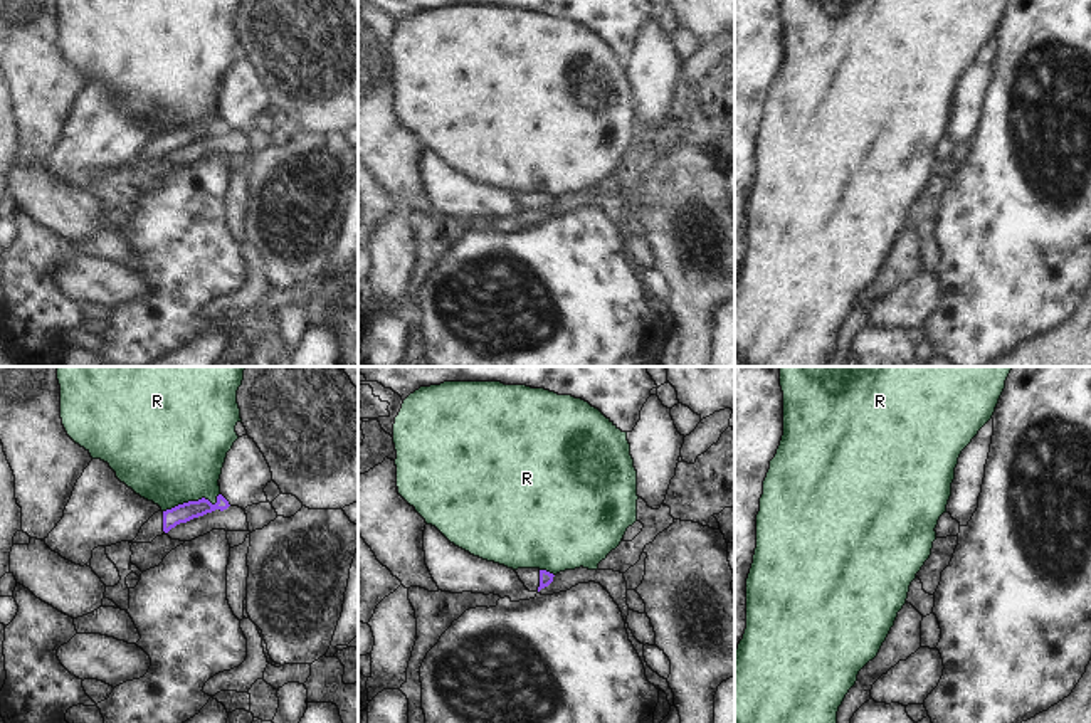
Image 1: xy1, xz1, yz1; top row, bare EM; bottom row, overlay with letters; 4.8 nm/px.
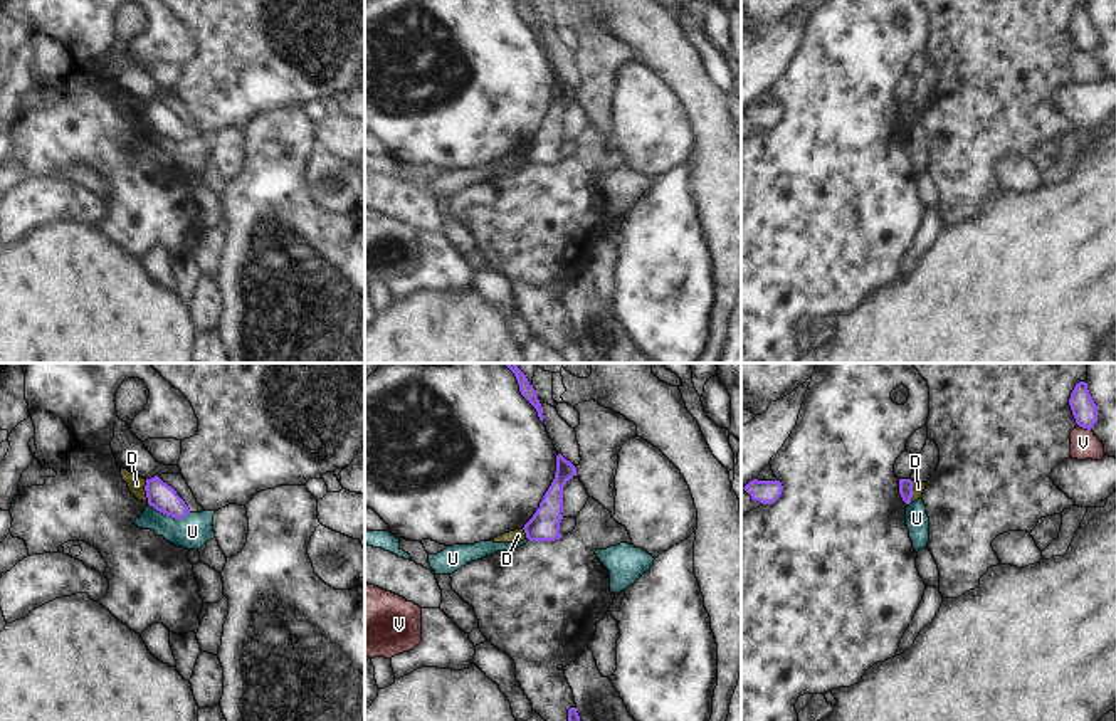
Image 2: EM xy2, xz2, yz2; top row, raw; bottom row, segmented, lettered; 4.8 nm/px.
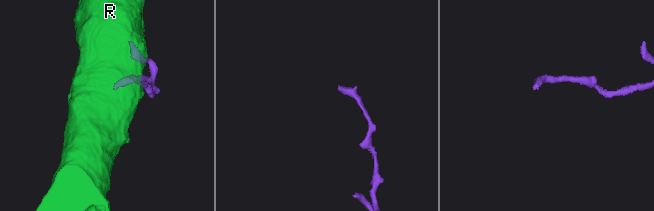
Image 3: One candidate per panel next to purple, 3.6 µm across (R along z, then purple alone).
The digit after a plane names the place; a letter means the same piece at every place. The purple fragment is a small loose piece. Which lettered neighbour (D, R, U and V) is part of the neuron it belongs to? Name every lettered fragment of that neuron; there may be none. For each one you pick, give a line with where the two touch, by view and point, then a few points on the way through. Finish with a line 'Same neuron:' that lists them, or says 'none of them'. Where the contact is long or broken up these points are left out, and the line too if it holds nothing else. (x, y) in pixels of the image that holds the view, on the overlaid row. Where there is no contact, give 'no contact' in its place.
Same neuron: none of them

